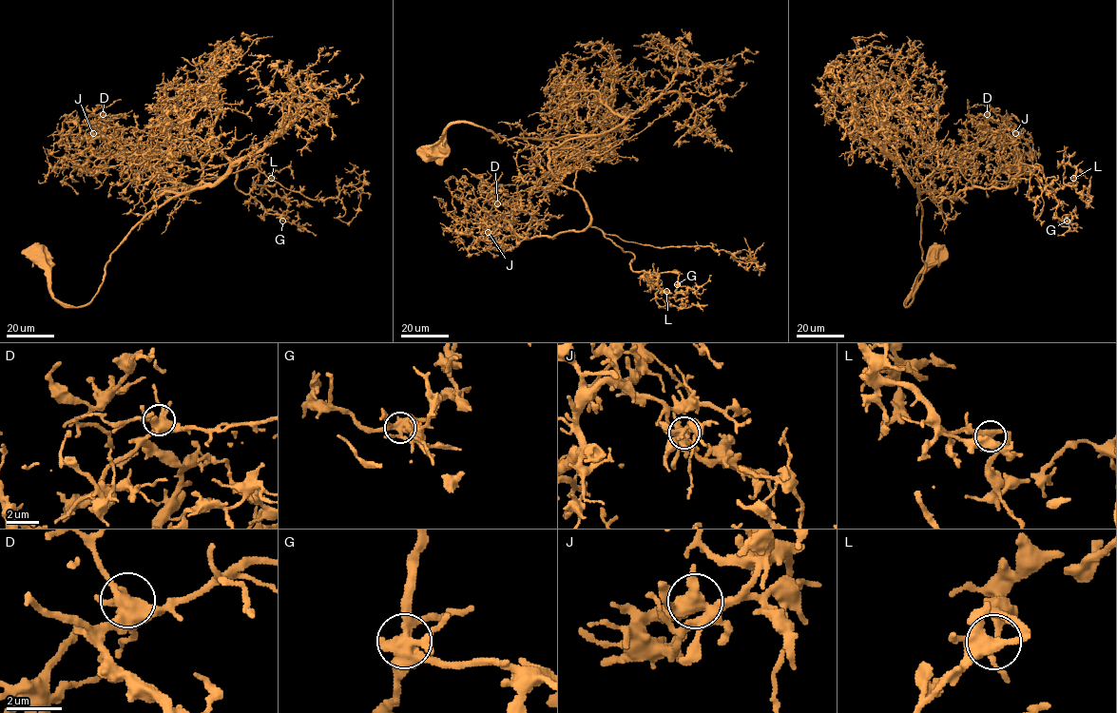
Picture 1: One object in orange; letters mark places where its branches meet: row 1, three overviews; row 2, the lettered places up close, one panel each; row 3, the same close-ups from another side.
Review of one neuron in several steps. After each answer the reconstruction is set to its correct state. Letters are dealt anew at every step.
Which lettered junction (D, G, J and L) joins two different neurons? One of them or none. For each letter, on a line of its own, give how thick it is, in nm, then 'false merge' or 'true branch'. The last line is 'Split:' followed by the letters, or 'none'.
D: 480 nm | true branch
G: 480 nm | true branch
J: 440 nm | true branch
L: 480 nm | true branch
Split: none

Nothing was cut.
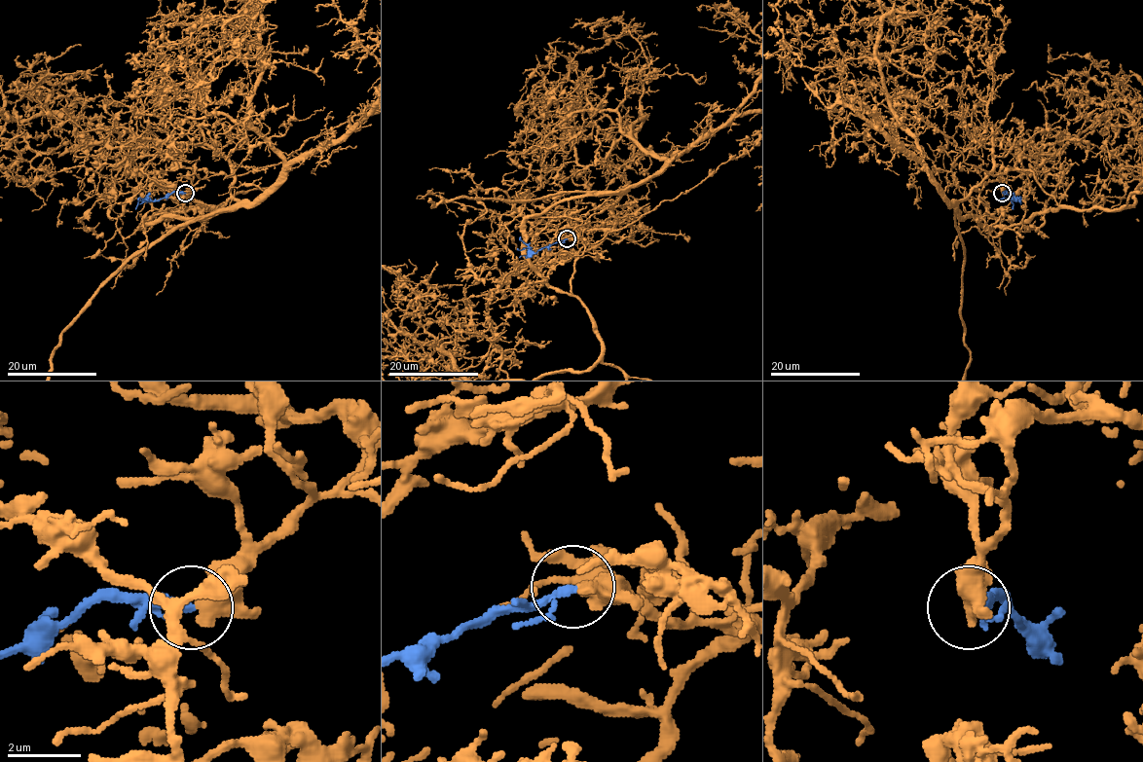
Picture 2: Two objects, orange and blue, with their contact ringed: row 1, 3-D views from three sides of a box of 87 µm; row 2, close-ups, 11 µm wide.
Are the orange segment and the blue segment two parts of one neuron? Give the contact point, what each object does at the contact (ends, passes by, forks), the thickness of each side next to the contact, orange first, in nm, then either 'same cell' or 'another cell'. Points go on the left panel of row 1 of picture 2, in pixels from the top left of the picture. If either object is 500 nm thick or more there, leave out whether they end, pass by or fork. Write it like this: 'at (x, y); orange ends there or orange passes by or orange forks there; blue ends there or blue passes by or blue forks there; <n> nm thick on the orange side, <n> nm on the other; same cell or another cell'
at (185, 193); 500 nm thick on the orange side, 240 nm on the other; same cell

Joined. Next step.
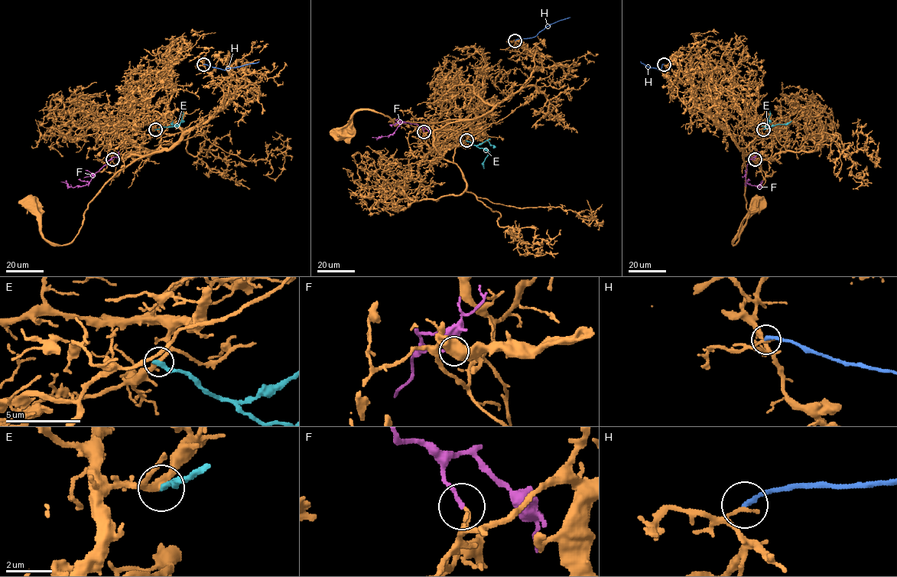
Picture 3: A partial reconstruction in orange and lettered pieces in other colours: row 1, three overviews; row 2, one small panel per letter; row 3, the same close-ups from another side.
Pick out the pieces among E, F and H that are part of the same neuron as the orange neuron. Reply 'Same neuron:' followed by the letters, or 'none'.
Same neuron: F

